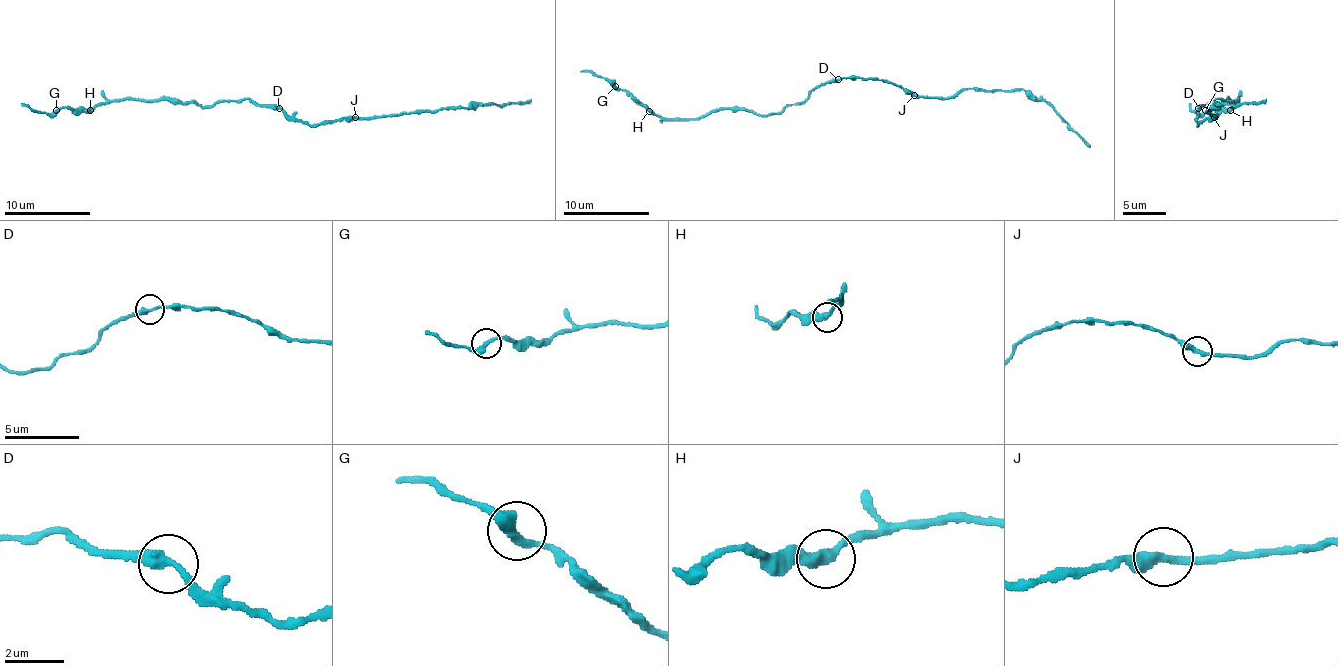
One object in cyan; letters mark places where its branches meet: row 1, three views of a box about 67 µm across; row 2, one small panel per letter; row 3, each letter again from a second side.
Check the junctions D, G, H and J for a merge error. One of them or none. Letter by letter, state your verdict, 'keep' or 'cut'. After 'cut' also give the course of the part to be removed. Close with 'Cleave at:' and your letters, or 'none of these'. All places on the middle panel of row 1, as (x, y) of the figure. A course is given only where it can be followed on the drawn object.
D: keep
G: keep
H: keep
J: cut; course (915, 94), (953, 98), (968, 88), (1028, 90), (1043, 98), (1090, 148)
Cleave at: J

